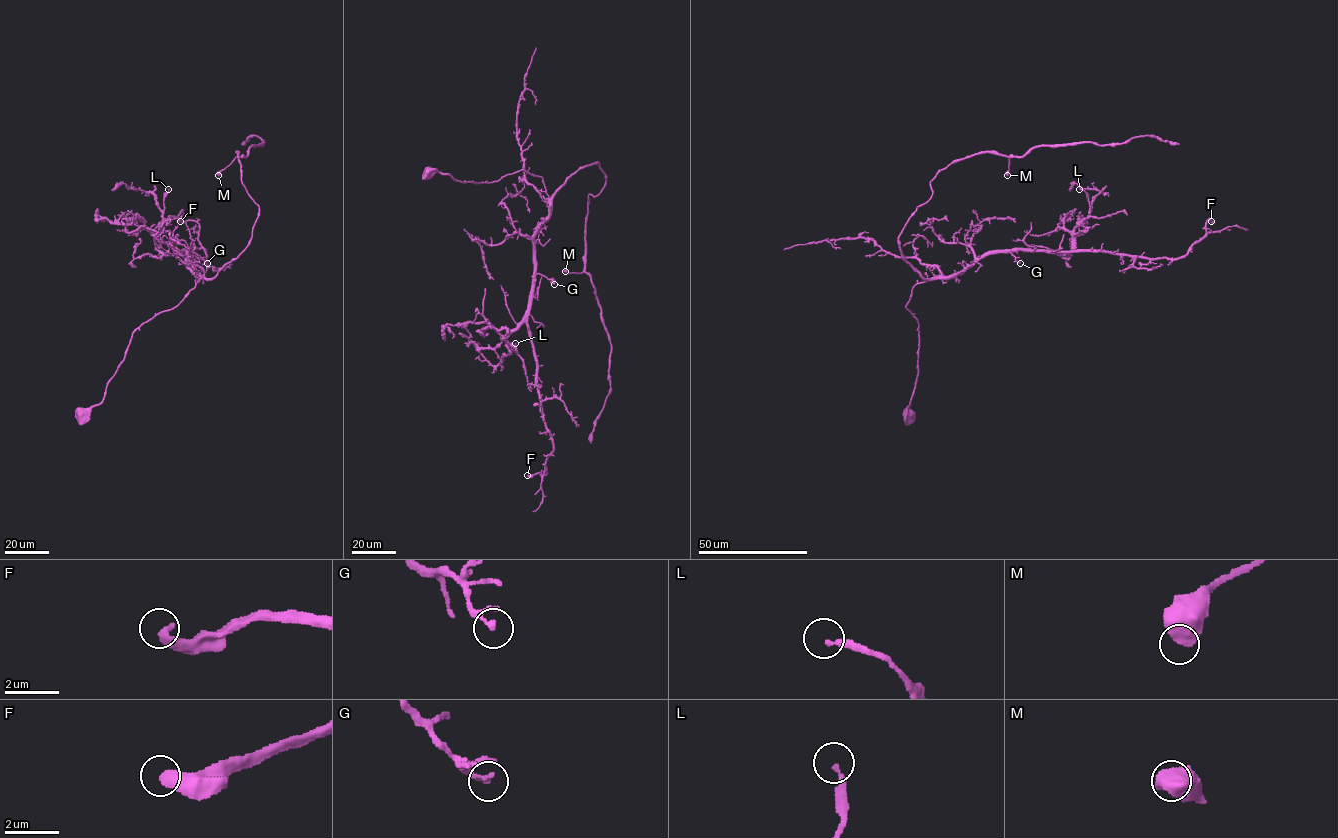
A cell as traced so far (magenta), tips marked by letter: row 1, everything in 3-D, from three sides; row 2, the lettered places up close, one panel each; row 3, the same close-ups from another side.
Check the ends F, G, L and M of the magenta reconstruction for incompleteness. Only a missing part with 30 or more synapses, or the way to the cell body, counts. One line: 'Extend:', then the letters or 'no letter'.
Extend: F

